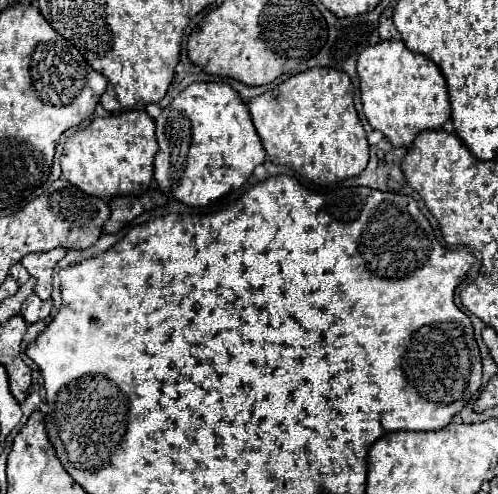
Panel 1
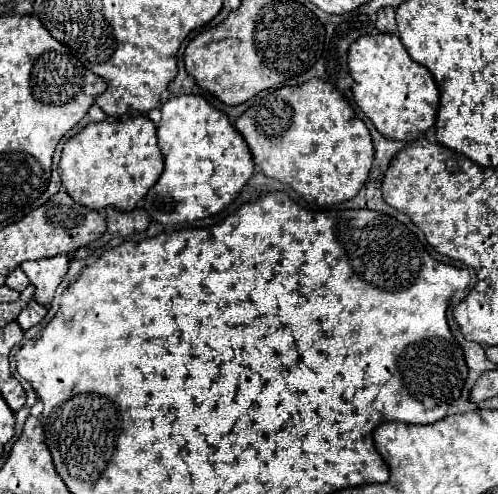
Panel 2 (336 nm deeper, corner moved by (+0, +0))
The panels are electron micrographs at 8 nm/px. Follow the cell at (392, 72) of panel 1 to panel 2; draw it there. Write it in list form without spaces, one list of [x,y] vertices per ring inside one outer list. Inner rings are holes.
[[[397,33],[363,35],[349,47],[349,75],[353,79],[353,99],[373,121],[375,129],[397,141],[415,141],[435,125],[439,107],[439,89],[433,75],[415,63],[403,47]]]

